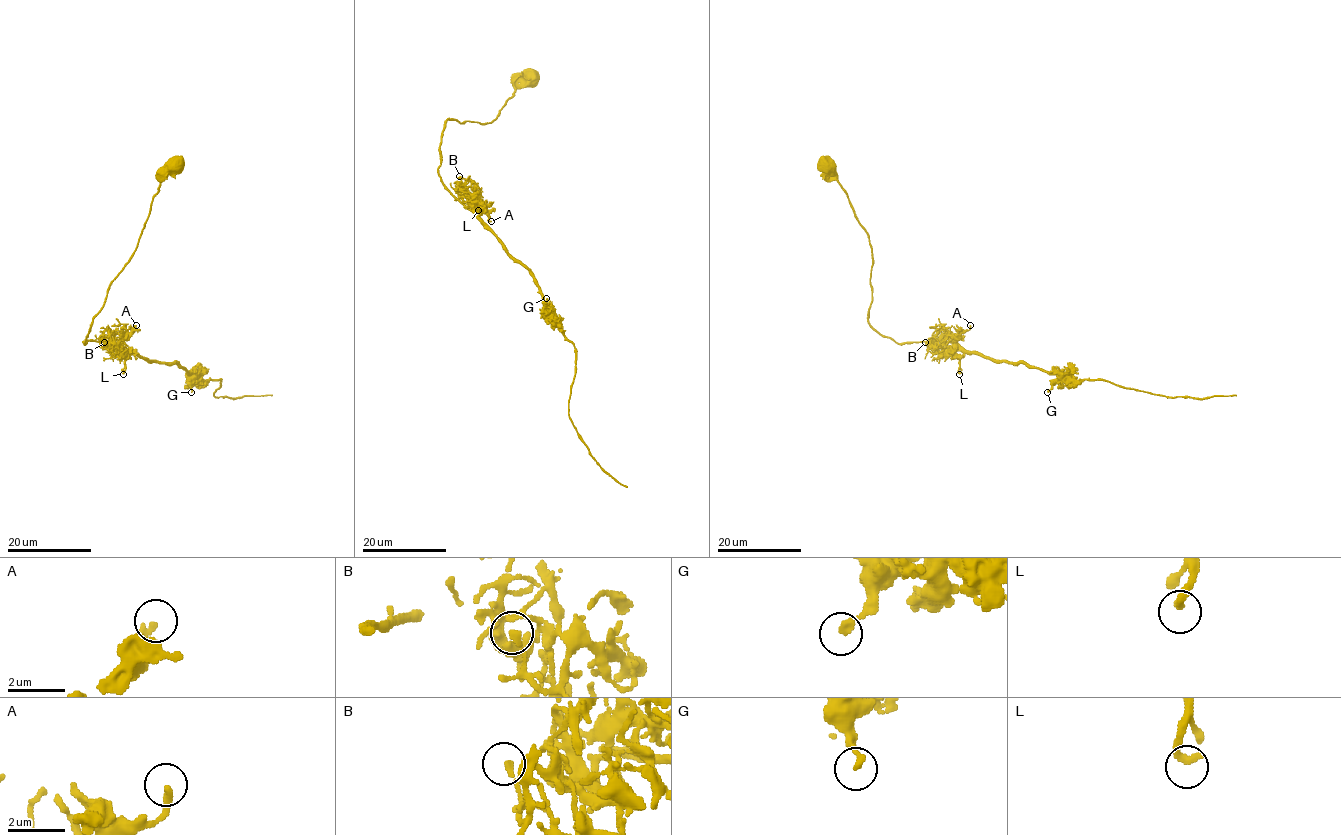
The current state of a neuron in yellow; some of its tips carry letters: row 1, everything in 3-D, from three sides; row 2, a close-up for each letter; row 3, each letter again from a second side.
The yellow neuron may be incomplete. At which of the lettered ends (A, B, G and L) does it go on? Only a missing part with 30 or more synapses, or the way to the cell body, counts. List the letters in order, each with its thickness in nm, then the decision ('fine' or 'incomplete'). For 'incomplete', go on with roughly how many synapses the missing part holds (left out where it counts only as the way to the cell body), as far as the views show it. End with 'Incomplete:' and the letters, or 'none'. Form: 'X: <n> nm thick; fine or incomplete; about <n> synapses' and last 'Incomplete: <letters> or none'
A: 240 nm thick; fine
B: 200 nm thick; fine
G: 220 nm thick; fine
L: 320 nm thick; fine
Incomplete: none

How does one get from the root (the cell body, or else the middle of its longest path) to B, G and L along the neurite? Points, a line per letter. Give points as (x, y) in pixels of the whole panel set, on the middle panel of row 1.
B: (529, 78), (492, 122), (447, 120), (438, 176), (463, 203), (467, 187), (459, 176)
G: (529, 78), (492, 122), (447, 120), (438, 176), (528, 271), (544, 309), (546, 298)
L: (529, 78), (492, 122), (446, 122), (438, 176), (461, 202), (477, 203), (478, 210)

